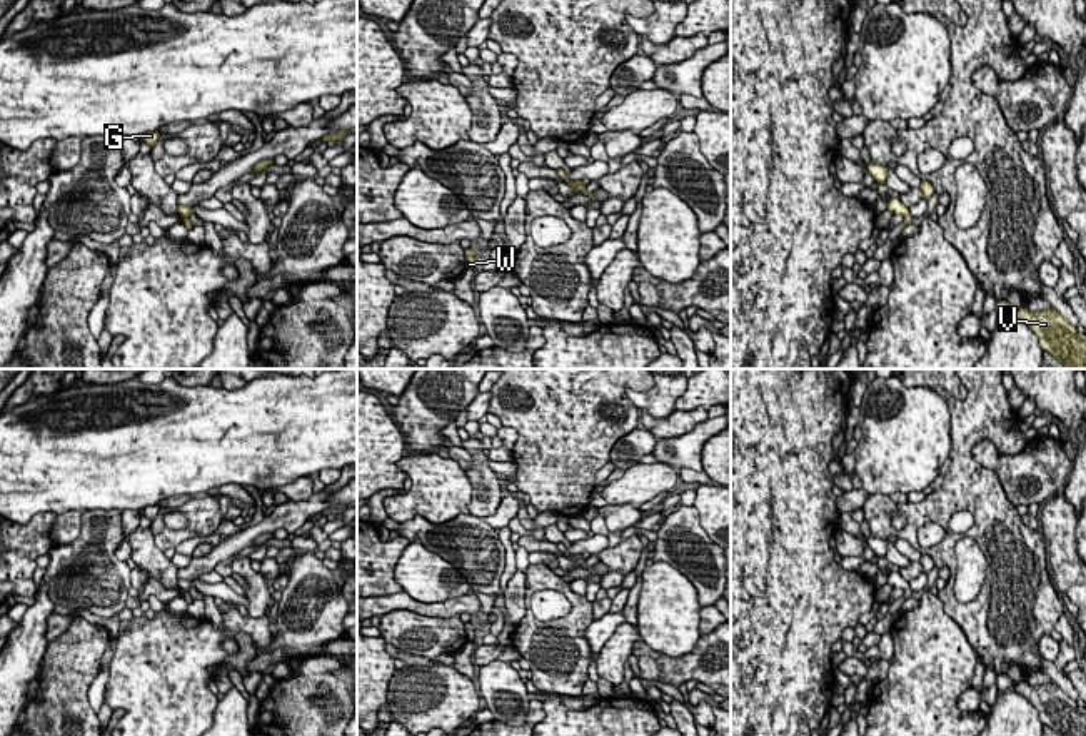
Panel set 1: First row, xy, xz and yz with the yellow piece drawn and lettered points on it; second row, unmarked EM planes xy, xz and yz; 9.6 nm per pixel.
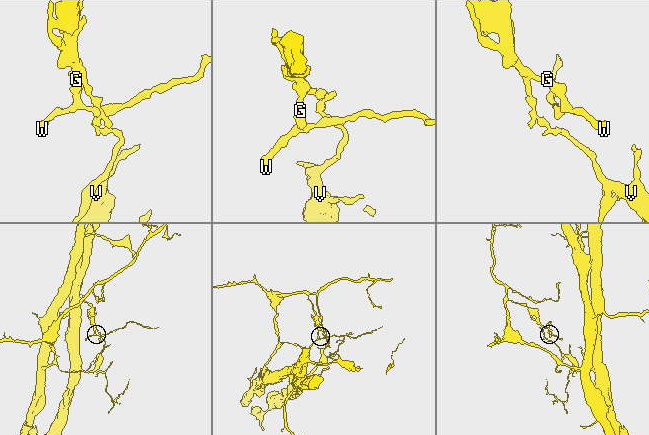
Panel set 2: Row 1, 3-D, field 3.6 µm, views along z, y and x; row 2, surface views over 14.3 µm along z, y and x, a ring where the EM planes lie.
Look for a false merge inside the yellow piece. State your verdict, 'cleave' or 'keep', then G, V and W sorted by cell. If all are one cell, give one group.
cleave; G W / V

